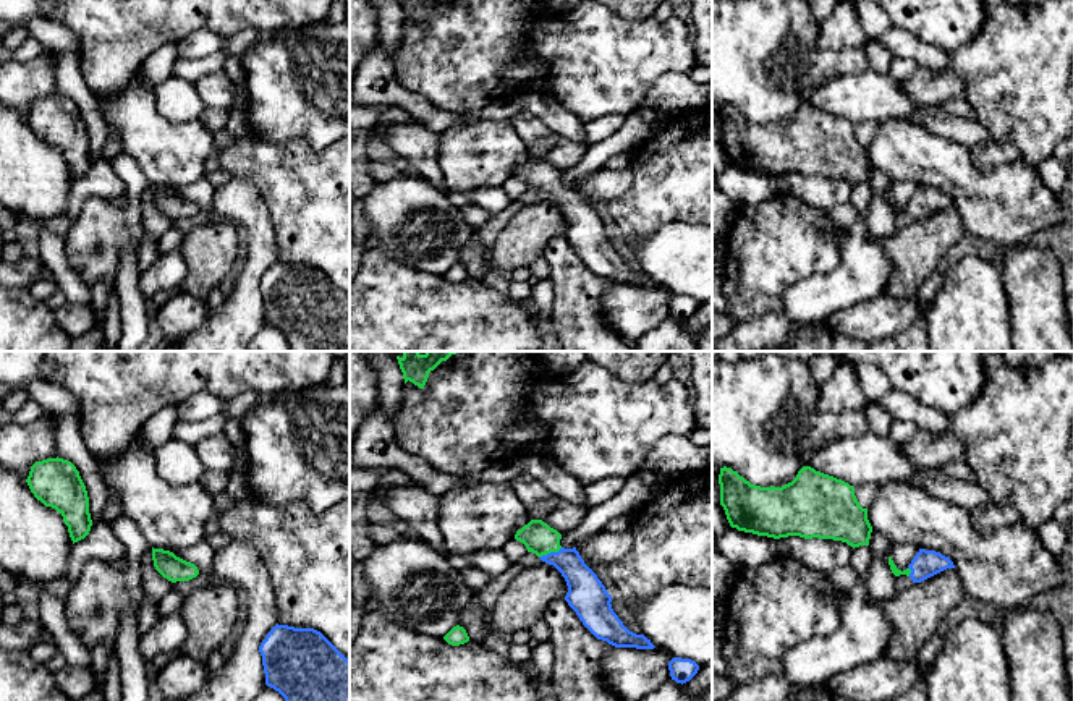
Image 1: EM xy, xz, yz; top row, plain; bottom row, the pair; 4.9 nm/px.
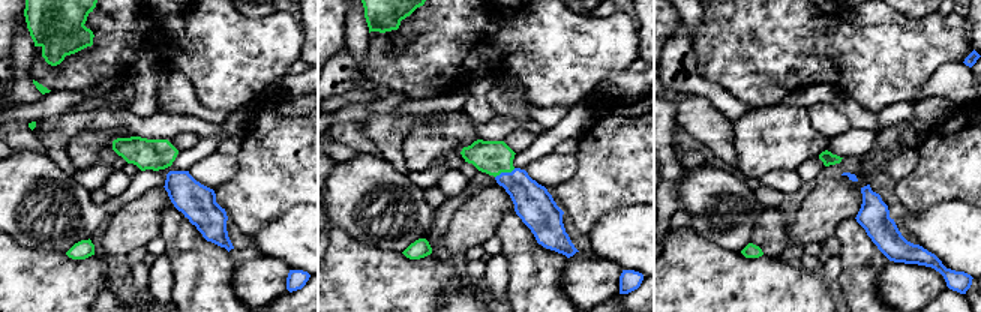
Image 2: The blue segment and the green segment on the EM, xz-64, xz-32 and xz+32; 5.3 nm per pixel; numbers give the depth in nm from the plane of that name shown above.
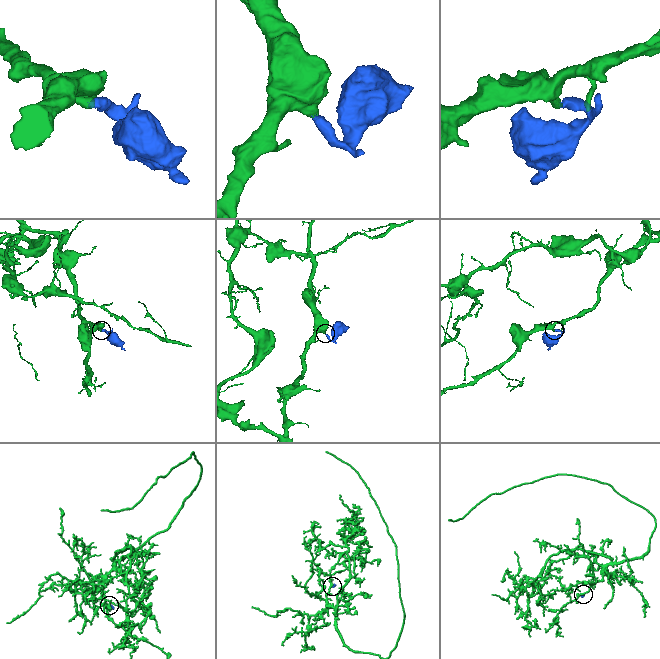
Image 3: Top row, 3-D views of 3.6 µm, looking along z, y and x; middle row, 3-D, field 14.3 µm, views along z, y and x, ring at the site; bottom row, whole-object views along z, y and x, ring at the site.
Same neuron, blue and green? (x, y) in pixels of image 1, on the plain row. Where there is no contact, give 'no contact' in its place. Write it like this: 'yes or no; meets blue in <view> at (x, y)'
yes; meets blue in xz at (551, 190)

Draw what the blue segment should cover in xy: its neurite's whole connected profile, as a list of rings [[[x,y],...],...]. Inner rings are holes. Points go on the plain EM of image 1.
[[[277,261],[259,290],[265,322],[285,335],[290,351],[350,351],[350,298],[320,269]]]

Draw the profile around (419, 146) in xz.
[[[400,107],[385,110],[377,123],[382,128],[379,134],[397,154],[414,165],[419,178],[427,180],[435,188],[443,188],[443,175],[439,167],[442,133],[419,126]]]

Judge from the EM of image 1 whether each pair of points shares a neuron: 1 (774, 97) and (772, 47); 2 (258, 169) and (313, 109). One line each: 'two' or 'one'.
1: one
2: two

